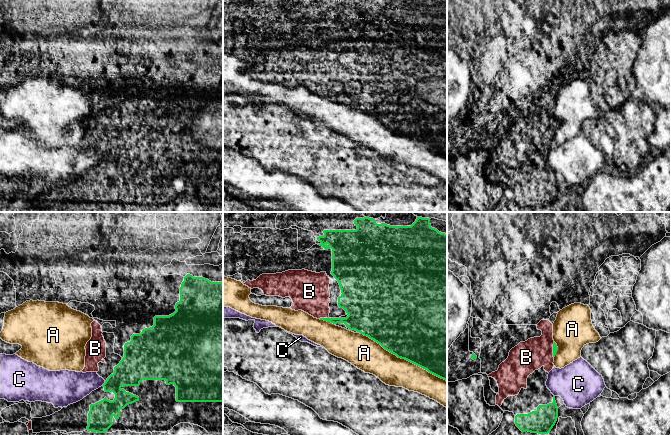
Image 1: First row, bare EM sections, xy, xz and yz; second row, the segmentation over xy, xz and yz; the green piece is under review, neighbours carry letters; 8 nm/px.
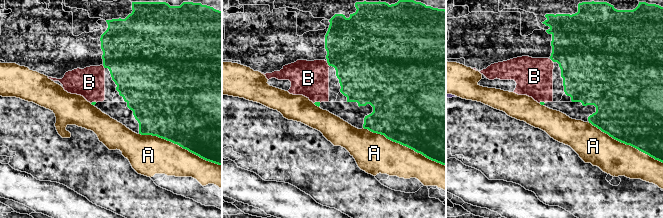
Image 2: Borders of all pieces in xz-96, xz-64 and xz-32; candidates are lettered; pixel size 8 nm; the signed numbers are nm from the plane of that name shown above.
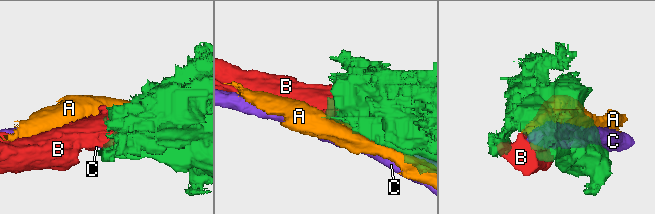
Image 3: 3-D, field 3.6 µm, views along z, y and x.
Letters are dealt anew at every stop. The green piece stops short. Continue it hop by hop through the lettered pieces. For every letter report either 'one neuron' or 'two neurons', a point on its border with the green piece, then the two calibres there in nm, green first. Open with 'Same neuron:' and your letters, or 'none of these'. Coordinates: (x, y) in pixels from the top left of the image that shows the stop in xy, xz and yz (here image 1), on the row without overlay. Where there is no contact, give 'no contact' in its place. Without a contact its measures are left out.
Same neuron: B
A: two neurons; contact xz (404, 134); calibres 500 and 240 nm
B: one neuron; contact xz (323, 94); calibres 160 and 320 nm
C: two neurons; contact xy (104, 159); calibres 240 and 240 nm

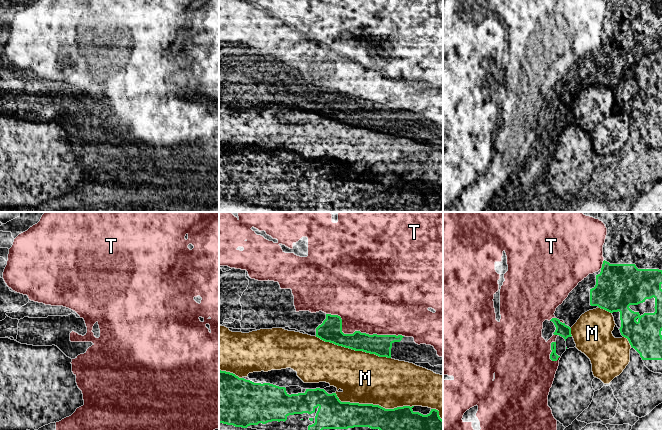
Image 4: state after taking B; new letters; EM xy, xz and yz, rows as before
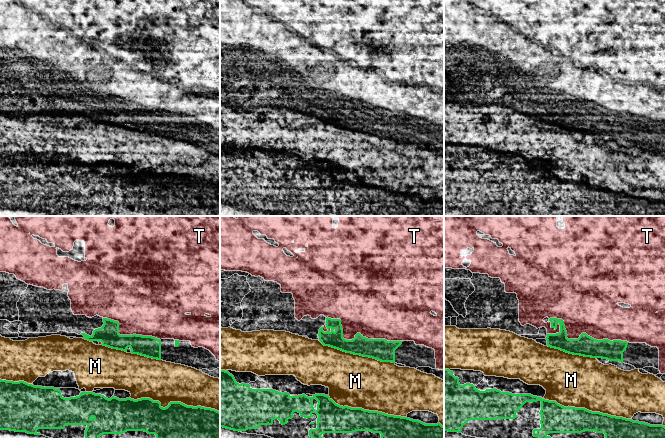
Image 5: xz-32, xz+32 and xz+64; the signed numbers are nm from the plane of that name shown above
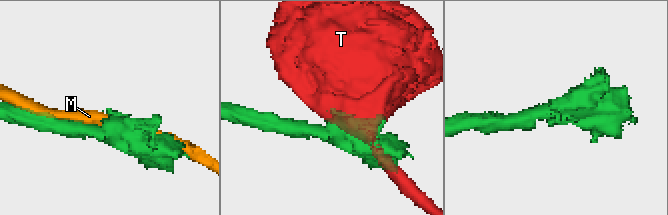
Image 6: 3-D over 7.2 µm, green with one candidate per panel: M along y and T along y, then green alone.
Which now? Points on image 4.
Same neuron: none of these
M: two neurons; contact xz (372, 180); calibres 260 and 400 nm
T: two neurons; contact xz (359, 107); calibres 180 and 500 nm

